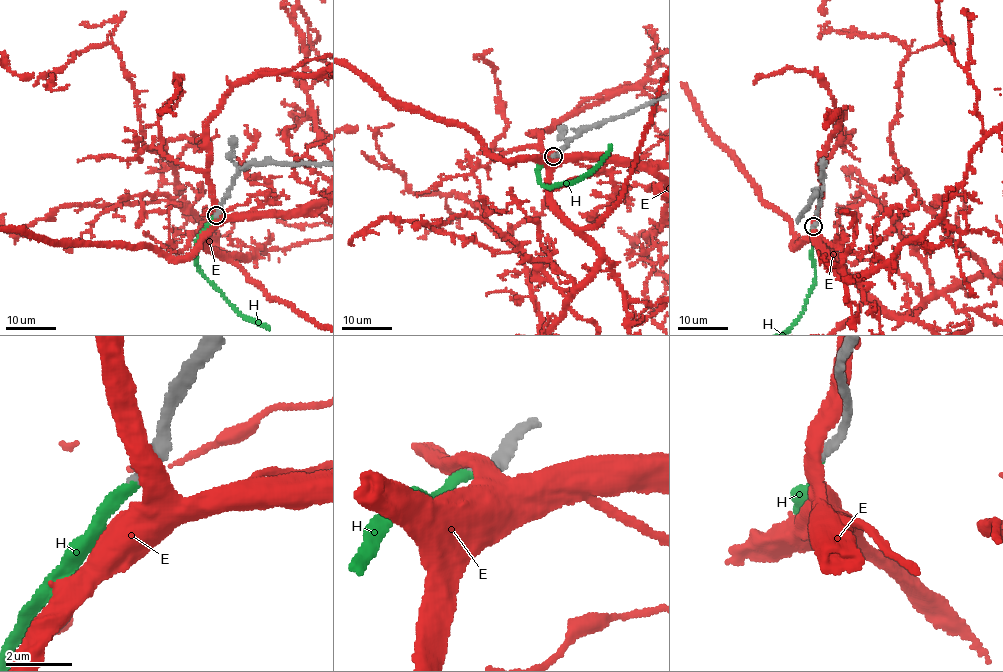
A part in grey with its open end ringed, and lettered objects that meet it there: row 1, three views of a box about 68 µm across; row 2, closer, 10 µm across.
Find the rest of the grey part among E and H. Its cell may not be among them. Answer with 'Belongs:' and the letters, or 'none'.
Belongs: H

